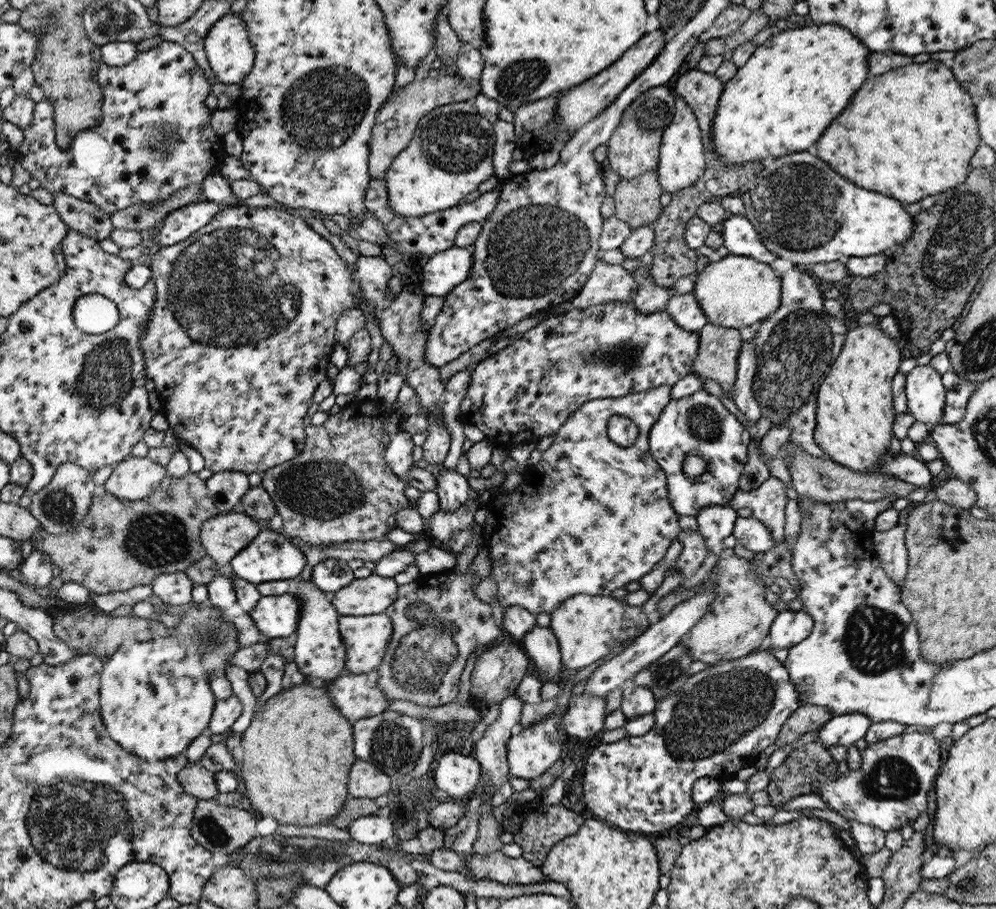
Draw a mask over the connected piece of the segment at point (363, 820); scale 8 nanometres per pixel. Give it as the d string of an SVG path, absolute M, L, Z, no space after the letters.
M376 814L362 816L346 827L354 841L362 844L380 845L394 834L392 819Z

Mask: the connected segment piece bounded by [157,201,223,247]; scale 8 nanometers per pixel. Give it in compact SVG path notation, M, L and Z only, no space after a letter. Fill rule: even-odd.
M199 201L173 211L164 219L157 243L167 247L183 242L198 230L205 228L222 208L220 203Z

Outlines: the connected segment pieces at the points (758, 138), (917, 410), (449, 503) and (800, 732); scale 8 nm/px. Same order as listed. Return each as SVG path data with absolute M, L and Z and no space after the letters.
M808 22L798 29L774 31L772 37L756 47L746 64L737 68L736 74L724 83L712 126L713 146L719 160L727 166L739 166L754 160L767 163L772 158L813 150L812 144L818 142L822 132L866 82L870 54L872 51L856 35L838 23L812 25Z
M916 365L907 375L905 395L909 414L929 430L942 424L946 389L941 374L932 365Z
M444 469L436 477L435 491L438 493L438 504L444 511L454 511L466 502L470 502L470 485L468 477L452 469Z
M801 704L782 724L782 728L774 740L774 744L777 745L776 750L787 744L794 744L807 732L824 726L832 717L832 711L826 706Z

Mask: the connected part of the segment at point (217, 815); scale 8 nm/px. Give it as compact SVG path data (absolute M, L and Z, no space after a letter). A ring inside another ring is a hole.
M199 799L194 810L194 820L190 835L200 846L206 847L212 854L230 854L244 848L252 838L256 837L256 824L260 816L253 810L240 809L222 805L216 799Z

